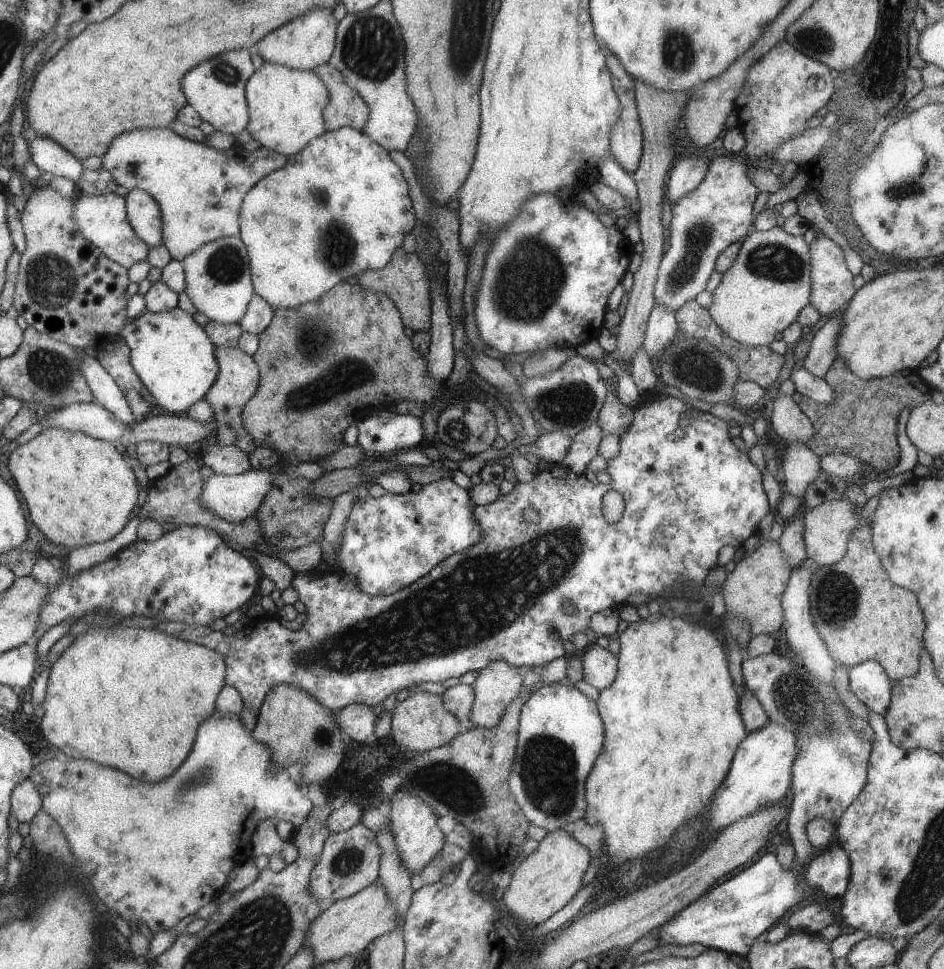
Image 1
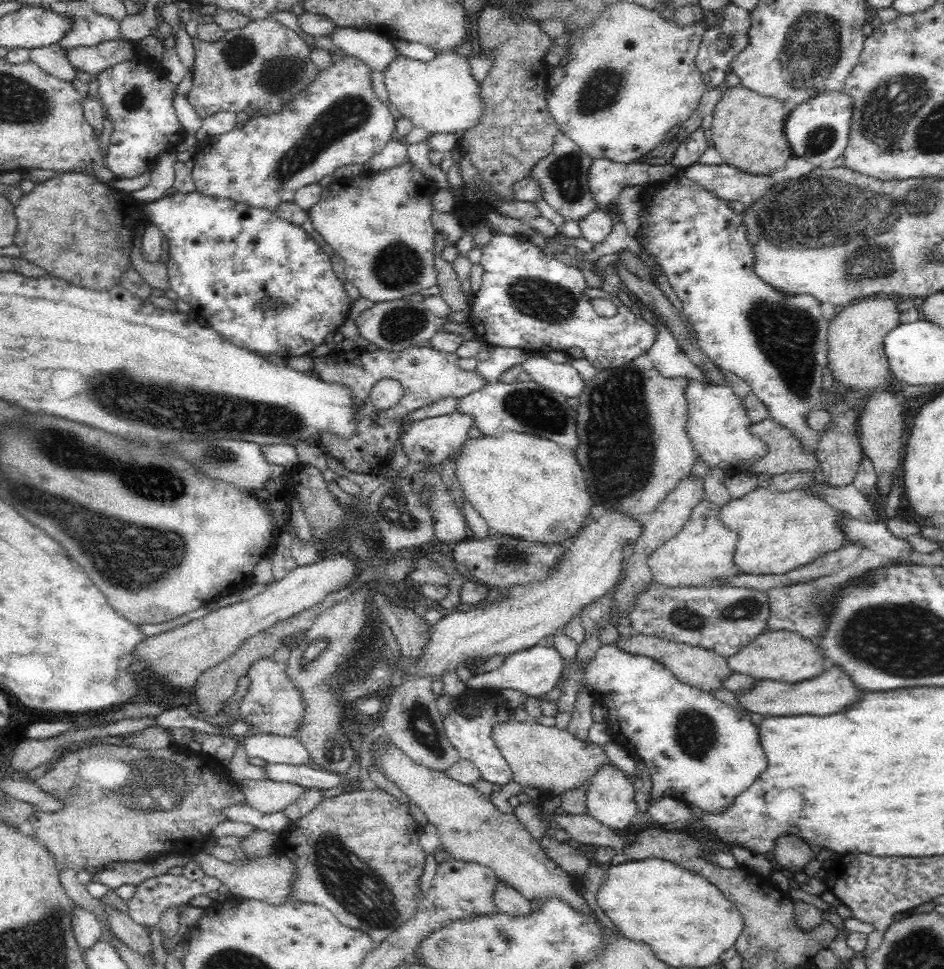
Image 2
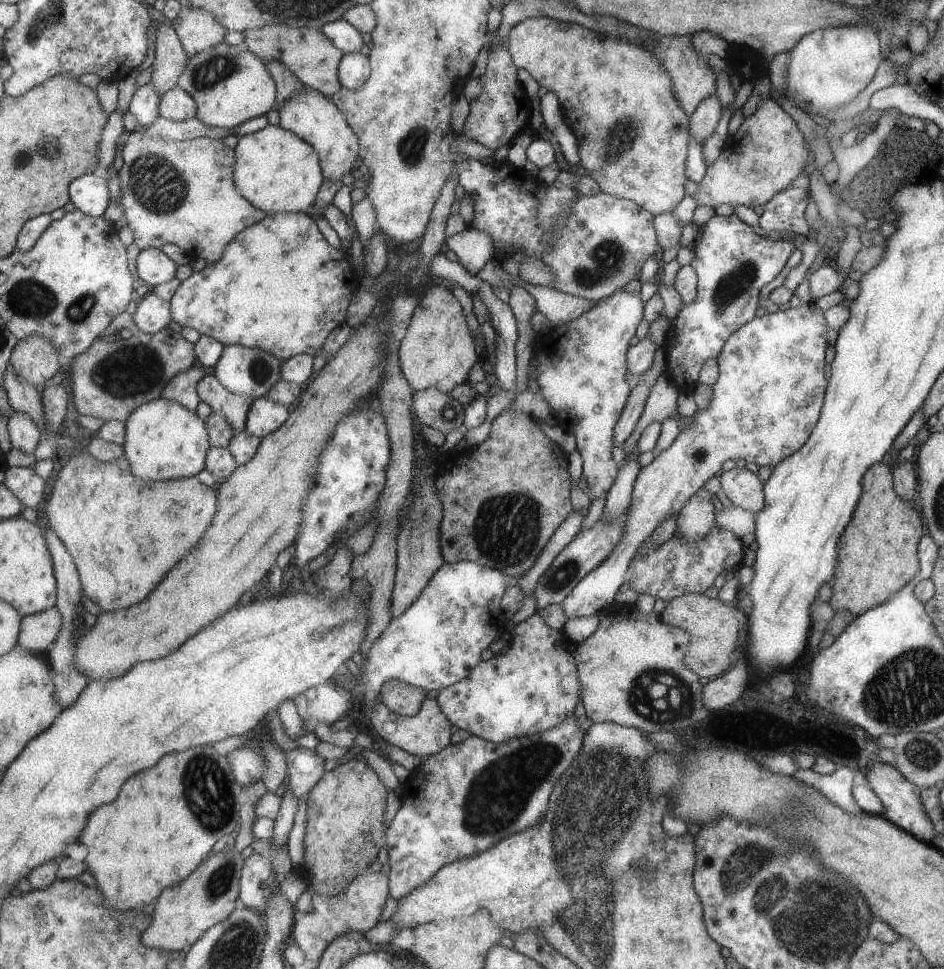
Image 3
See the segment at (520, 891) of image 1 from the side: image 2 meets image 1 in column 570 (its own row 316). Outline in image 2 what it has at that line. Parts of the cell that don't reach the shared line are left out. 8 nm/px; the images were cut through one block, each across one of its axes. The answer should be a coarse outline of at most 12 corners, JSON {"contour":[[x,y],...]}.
{"contour":[[861,300],[829,323],[827,368],[853,391],[886,387],[894,300]]}

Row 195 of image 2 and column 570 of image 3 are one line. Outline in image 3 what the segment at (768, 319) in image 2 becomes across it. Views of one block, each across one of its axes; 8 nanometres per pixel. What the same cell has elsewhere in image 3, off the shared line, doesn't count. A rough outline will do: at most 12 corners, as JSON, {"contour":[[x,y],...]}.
{"contour":[[533,612],[507,652],[438,692],[454,729],[500,743],[573,715],[574,656]]}

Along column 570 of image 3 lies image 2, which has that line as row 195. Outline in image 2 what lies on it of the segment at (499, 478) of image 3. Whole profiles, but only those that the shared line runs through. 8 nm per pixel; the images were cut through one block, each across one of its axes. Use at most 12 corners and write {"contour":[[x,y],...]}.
{"contour":[[486,4],[483,117],[457,145],[482,181],[514,184],[552,152],[554,40]]}

